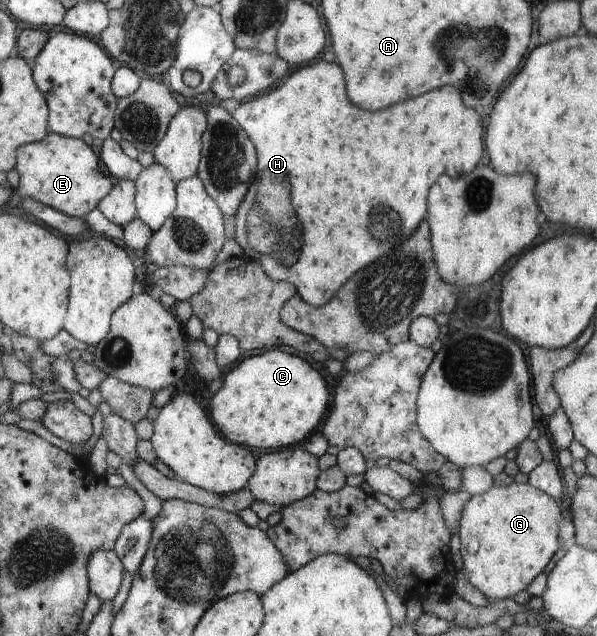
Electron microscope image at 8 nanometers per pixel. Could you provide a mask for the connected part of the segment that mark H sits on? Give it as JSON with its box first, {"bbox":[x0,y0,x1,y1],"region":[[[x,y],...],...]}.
{"bbox":[232,60,486,307],"region":[[[324,60],[309,64],[310,66],[297,67],[295,71],[292,71],[292,78],[287,78],[288,82],[284,81],[284,86],[276,86],[274,90],[267,91],[258,98],[244,100],[232,114],[232,118],[235,118],[240,128],[244,129],[257,152],[254,180],[233,219],[235,220],[234,239],[244,249],[244,257],[255,258],[273,279],[293,284],[304,302],[317,307],[331,301],[338,290],[344,286],[344,282],[358,268],[364,268],[372,260],[378,260],[382,254],[390,252],[396,244],[400,244],[404,238],[415,233],[415,230],[422,225],[420,220],[427,216],[426,198],[428,198],[430,186],[436,182],[440,174],[448,174],[449,177],[454,178],[454,174],[462,176],[466,172],[472,172],[484,156],[486,140],[482,138],[486,138],[486,133],[482,128],[482,118],[476,114],[474,108],[468,108],[462,102],[460,90],[456,86],[442,86],[440,90],[432,90],[428,94],[422,94],[420,98],[410,98],[408,102],[398,102],[396,106],[388,106],[388,110],[368,112],[354,106],[348,100],[346,90],[344,90],[344,74],[338,64],[330,64]]]}

